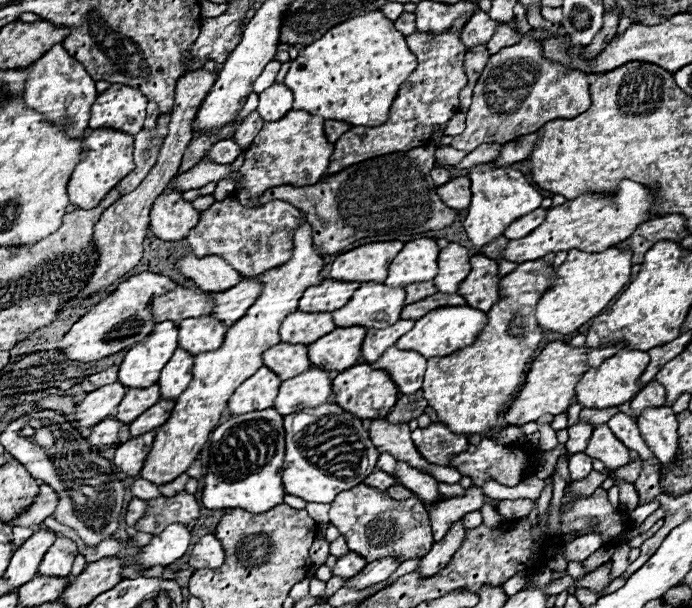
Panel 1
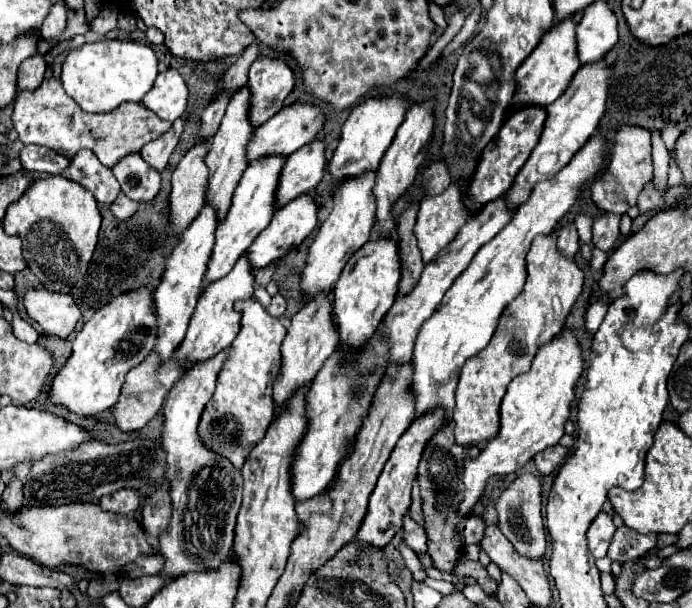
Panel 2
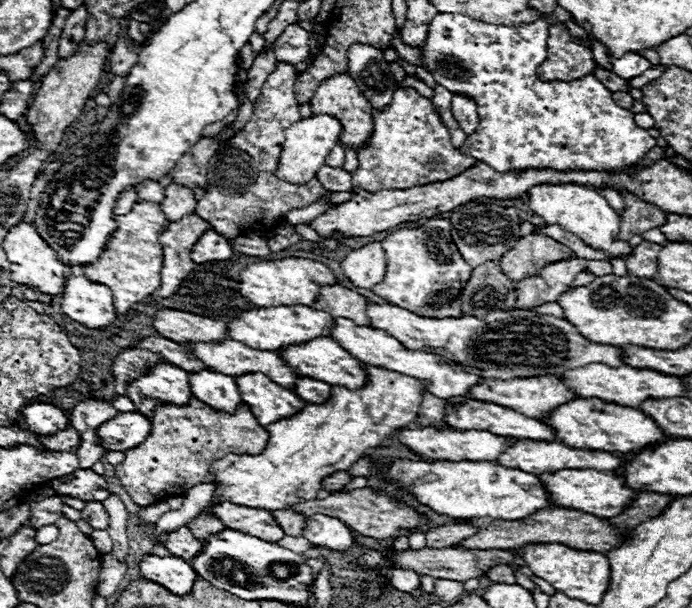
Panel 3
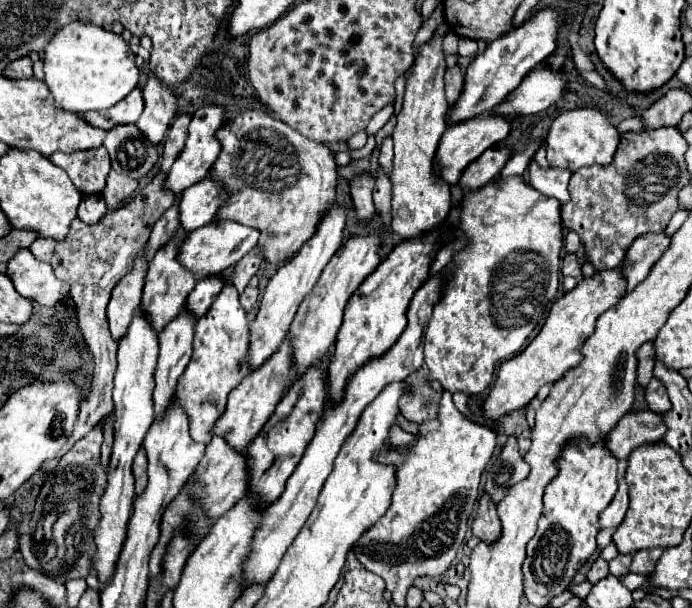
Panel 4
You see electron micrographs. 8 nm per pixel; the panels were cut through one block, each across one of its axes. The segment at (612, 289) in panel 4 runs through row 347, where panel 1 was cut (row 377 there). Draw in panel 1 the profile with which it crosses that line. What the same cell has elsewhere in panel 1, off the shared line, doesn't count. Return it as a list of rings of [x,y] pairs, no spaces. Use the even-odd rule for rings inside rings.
[[[550,342],[546,348],[540,352],[540,356],[532,362],[532,368],[526,376],[526,384],[522,386],[520,394],[514,398],[512,406],[506,412],[506,422],[512,426],[522,426],[526,422],[534,422],[544,414],[562,414],[568,410],[568,406],[576,398],[576,384],[580,382],[582,374],[588,368],[600,366],[608,356],[614,356],[618,350],[622,350],[622,344],[610,346],[610,348],[588,348],[580,346],[574,348],[566,342]]]

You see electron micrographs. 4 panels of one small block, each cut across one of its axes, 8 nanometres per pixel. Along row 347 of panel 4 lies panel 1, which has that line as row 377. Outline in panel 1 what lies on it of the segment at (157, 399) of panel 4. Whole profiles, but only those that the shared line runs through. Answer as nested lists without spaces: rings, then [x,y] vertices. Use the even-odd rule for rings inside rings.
[[[178,348],[176,354],[164,366],[158,380],[162,398],[176,398],[180,392],[186,390],[188,382],[192,380],[192,366],[194,366],[194,356]]]

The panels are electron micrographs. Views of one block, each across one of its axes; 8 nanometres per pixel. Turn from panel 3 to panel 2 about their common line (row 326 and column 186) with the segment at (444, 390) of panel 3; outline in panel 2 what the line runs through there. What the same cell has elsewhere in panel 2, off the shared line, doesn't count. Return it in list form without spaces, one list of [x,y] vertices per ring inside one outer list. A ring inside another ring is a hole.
[[[242,256],[228,276],[216,280],[216,284],[210,284],[200,294],[200,300],[198,300],[196,312],[192,314],[188,332],[186,332],[184,340],[180,342],[180,348],[176,350],[176,360],[186,364],[186,368],[192,368],[194,364],[210,360],[218,352],[226,350],[232,344],[232,340],[236,338],[236,332],[240,332],[240,328],[238,328],[240,314],[232,308],[232,302],[252,298],[252,290],[254,290],[254,276],[248,268],[248,260]]]

